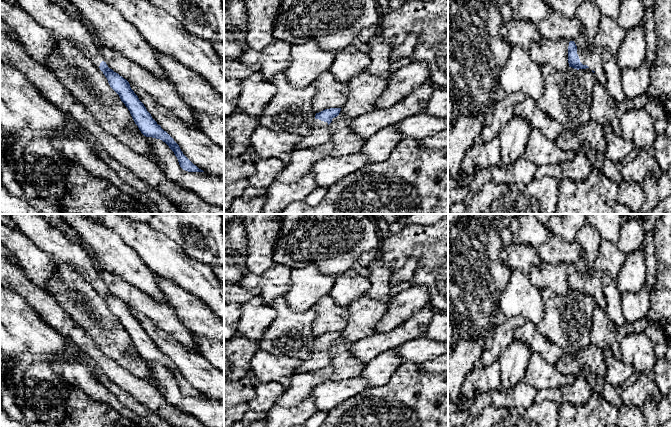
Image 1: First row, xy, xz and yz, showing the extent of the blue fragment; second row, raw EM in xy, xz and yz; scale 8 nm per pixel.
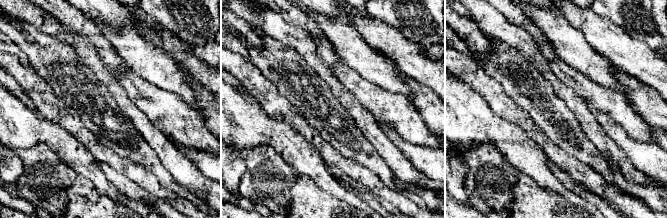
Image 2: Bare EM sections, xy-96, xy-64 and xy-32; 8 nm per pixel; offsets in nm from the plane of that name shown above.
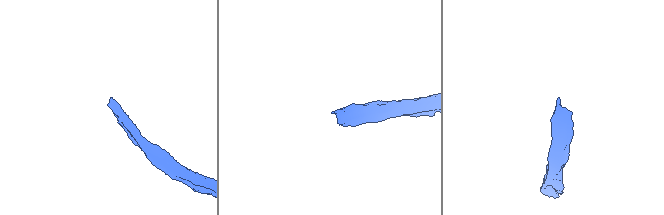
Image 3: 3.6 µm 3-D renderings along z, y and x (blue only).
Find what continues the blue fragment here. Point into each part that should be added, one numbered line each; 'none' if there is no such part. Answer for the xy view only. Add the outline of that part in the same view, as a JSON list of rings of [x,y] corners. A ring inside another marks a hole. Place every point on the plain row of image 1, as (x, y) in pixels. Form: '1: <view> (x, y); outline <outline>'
1: xy (46, 237); outline [[[10,214],[19,230],[53,259],[63,261],[82,275],[95,290],[103,285],[100,272],[87,251],[78,243],[65,237],[40,214]]]

